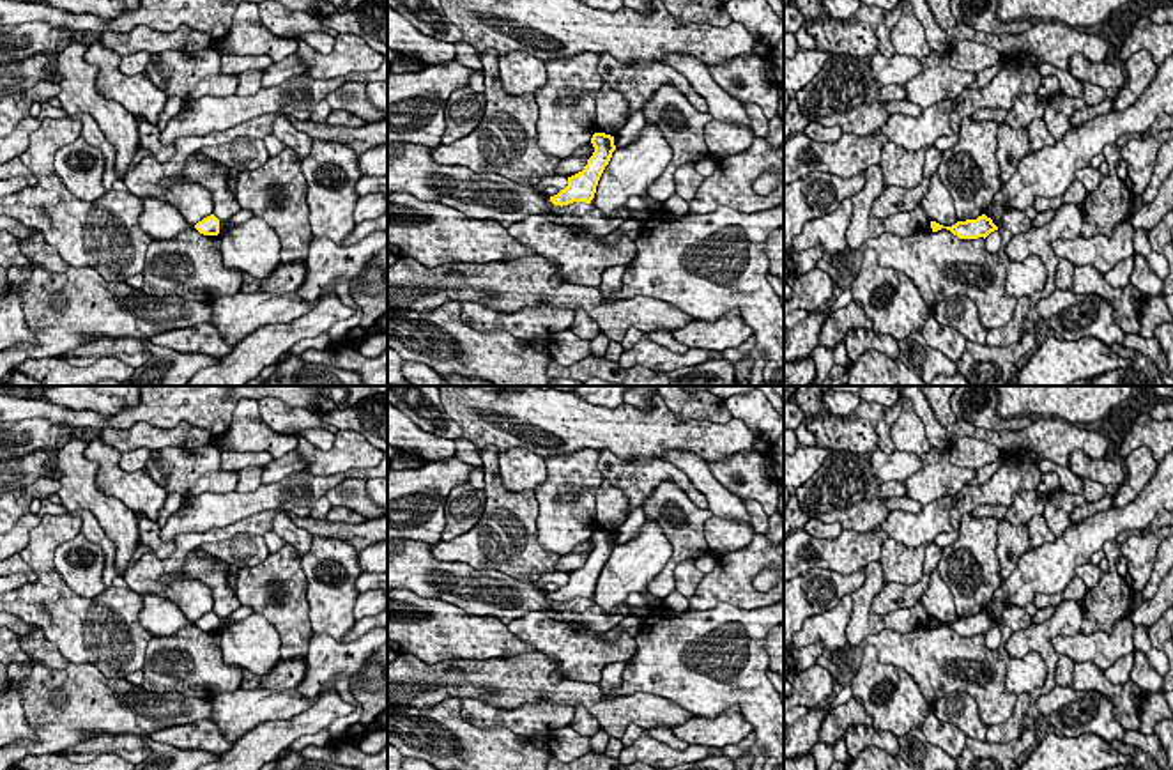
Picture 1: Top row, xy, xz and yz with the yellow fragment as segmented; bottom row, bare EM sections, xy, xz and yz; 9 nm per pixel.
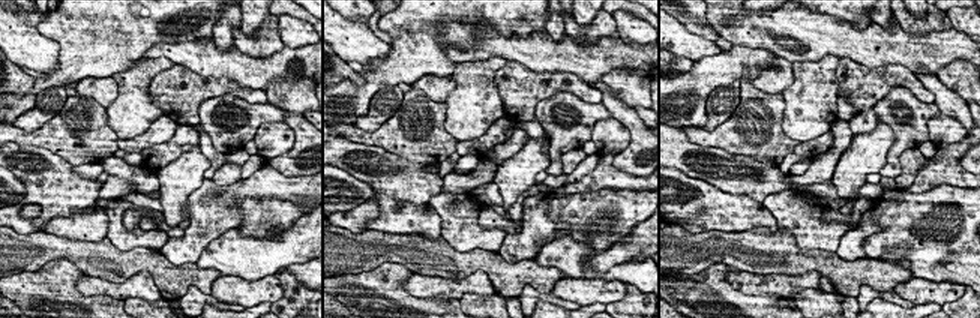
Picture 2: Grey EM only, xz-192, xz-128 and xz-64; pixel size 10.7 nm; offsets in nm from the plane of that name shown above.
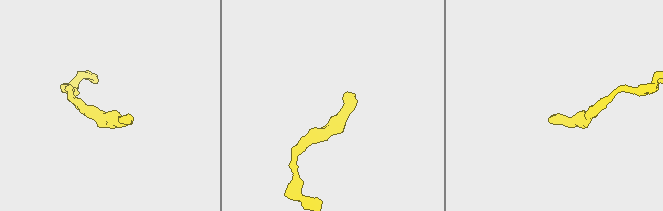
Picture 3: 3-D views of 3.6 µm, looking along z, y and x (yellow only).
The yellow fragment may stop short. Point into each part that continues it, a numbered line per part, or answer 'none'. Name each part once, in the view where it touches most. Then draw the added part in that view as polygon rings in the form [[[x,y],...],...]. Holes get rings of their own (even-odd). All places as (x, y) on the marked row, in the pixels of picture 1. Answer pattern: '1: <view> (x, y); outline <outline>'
none

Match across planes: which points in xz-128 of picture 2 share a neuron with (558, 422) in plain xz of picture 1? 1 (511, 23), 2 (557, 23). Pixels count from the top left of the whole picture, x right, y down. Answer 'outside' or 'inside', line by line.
1: outside
2: outside

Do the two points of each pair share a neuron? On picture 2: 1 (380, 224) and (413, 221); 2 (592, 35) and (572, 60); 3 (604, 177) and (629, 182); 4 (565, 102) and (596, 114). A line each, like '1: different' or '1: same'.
1: same
2: different
3: same
4: same

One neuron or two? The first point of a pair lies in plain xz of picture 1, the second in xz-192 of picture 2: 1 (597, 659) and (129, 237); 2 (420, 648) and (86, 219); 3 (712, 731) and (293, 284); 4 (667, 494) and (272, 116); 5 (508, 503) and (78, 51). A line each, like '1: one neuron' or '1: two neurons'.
1: one neuron
2: one neuron
3: two neurons
4: one neuron
5: two neurons

